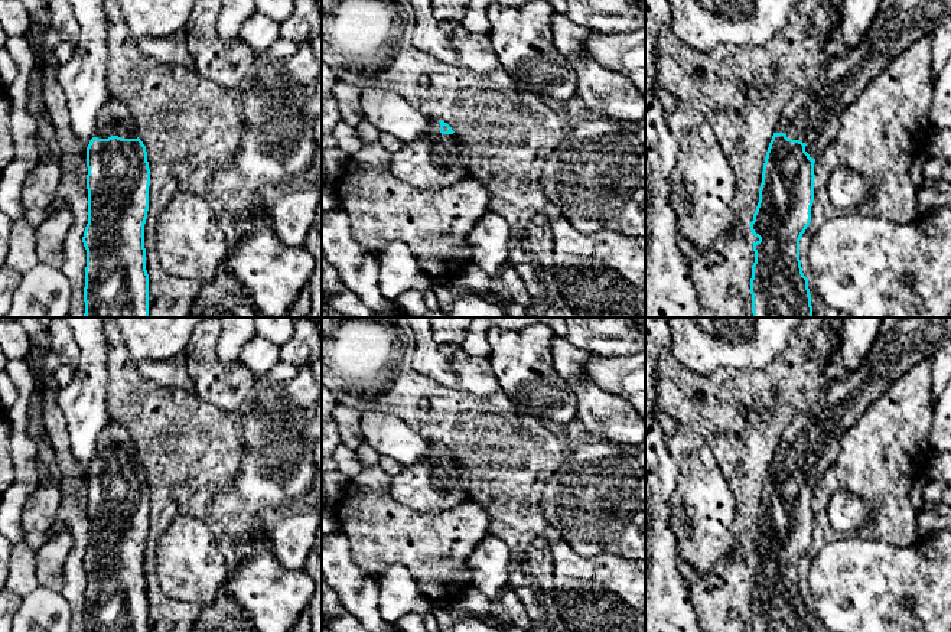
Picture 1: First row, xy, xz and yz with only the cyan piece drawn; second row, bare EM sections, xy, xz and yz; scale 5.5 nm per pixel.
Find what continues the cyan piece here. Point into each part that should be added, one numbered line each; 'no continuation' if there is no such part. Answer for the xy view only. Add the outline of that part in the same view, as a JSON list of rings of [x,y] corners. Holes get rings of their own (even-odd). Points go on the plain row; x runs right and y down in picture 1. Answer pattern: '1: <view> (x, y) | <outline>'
1: xy (114, 442) | [[[110,420],[98,434],[97,452],[92,460],[108,462],[111,459],[121,462],[139,460],[130,431],[114,420]]]

